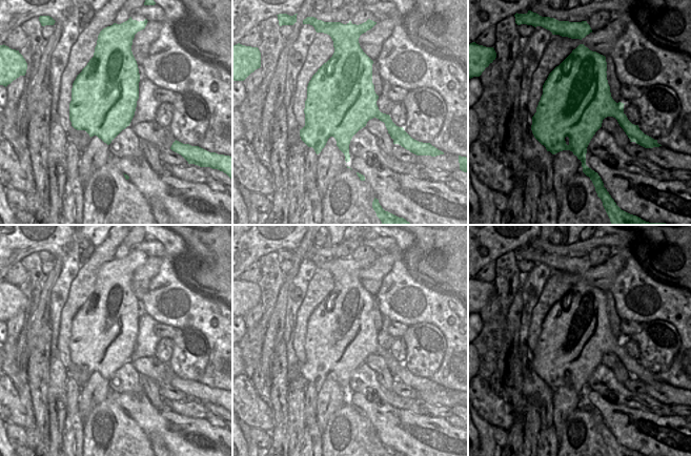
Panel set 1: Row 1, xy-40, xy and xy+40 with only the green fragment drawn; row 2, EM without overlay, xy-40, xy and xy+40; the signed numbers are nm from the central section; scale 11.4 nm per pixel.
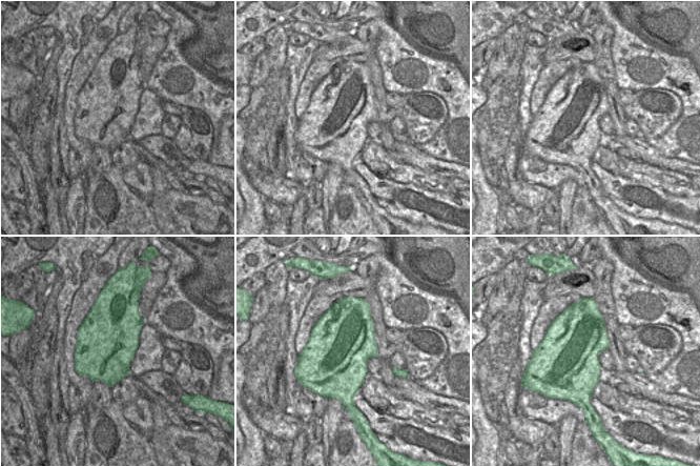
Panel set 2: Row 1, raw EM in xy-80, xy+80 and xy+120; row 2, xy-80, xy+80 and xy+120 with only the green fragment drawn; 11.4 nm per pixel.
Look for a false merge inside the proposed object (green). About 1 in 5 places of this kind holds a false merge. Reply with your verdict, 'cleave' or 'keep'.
keep

